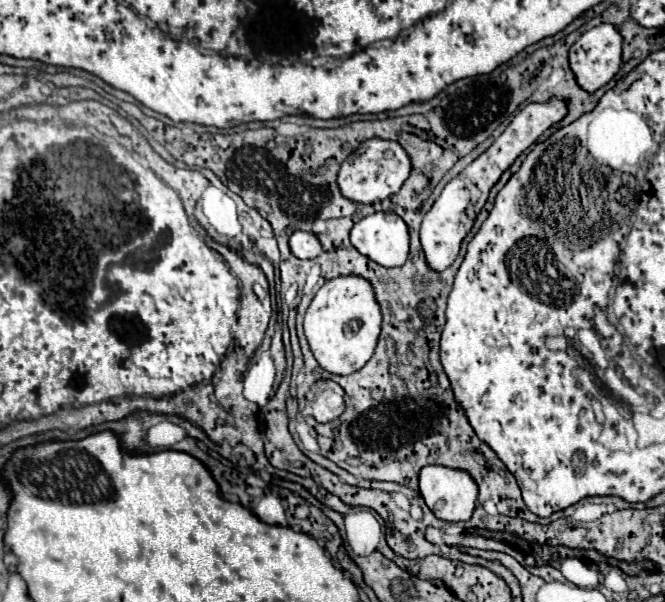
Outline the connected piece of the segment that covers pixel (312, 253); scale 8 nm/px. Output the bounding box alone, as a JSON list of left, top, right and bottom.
[290,230,322,260]

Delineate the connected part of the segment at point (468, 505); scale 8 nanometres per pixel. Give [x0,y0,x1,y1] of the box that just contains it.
[420,466,478,522]

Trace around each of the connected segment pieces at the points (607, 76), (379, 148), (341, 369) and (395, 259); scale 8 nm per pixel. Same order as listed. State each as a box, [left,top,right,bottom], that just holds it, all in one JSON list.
[[570,24,622,92],[338,138,412,204],[304,276,382,374],[352,212,408,268]]

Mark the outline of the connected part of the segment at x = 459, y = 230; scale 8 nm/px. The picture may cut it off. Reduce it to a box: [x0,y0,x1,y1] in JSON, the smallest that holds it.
[420,98,568,272]

